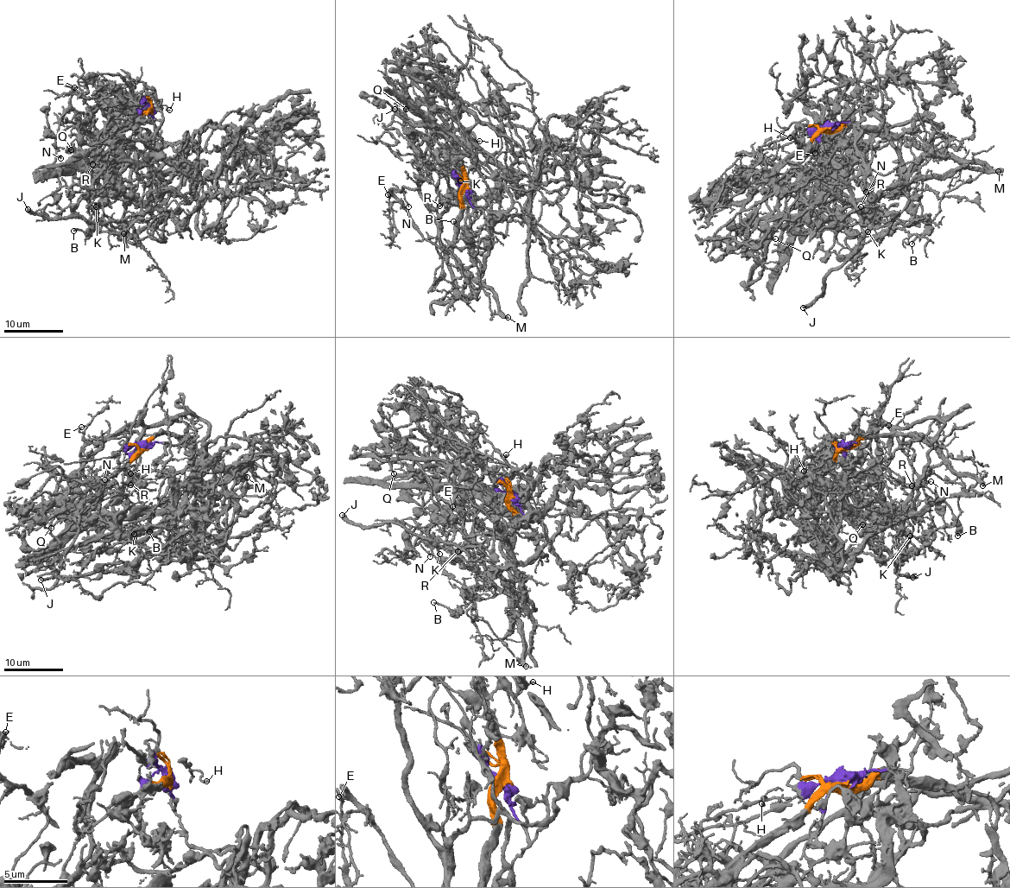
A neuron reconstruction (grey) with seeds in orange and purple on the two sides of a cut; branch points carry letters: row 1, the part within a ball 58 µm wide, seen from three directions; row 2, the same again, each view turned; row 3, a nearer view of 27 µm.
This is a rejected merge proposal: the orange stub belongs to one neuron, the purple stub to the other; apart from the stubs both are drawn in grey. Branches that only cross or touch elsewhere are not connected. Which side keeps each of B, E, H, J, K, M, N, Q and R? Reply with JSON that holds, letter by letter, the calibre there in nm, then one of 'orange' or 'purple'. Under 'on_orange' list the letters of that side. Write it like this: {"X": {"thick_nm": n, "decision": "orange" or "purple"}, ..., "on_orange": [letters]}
{"B": {"thick_nm": 170, "decision": "orange"}, "E": {"thick_nm": 140, "decision": "orange"}, "H": {"thick_nm": 130, "decision": "purple"}, "J": {"thick_nm": 400, "decision": "purple"}, "K": {"thick_nm": 100, "decision": "purple"}, "M": {"thick_nm": 400, "decision": "orange"}, "N": {"thick_nm": 150, "decision": "orange"}, "Q": {"thick_nm": 160, "decision": "purple"}, "R": {"thick_nm": 100, "decision": "purple"}, "on_orange": ["B", "E", "M", "N"]}

